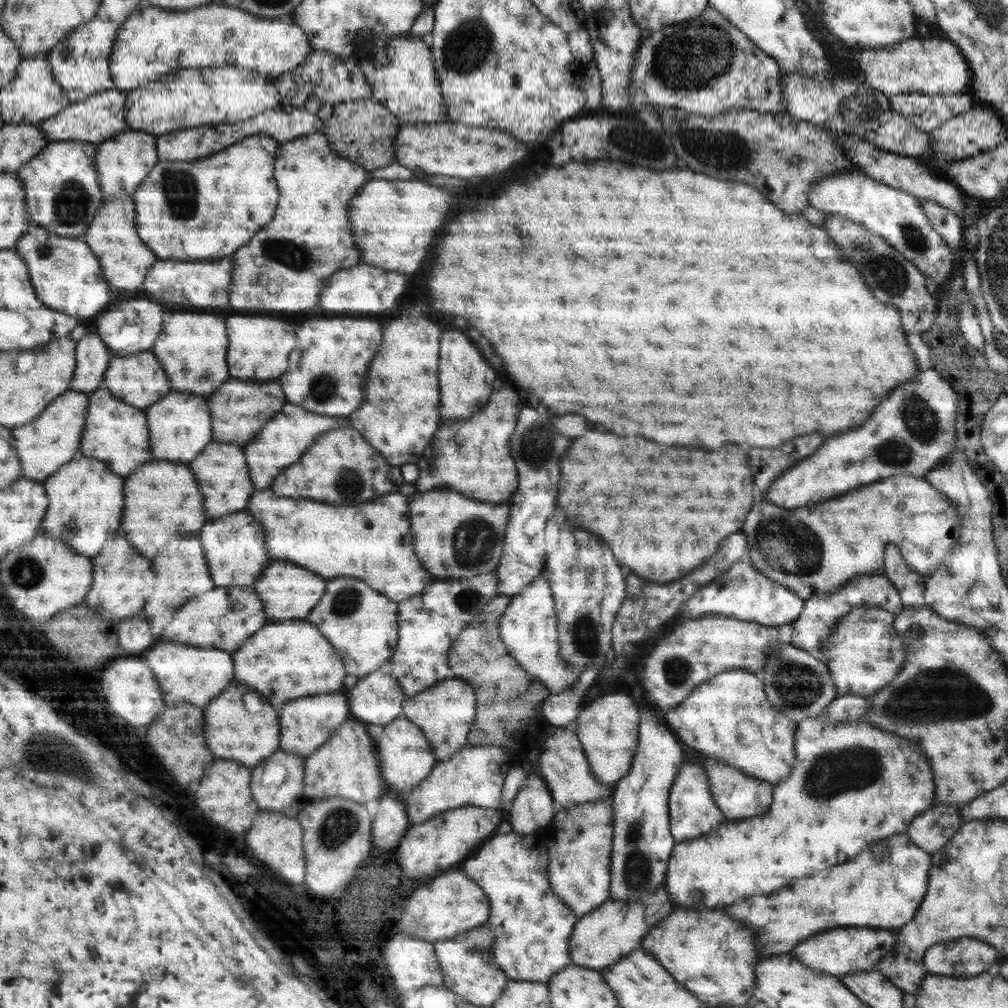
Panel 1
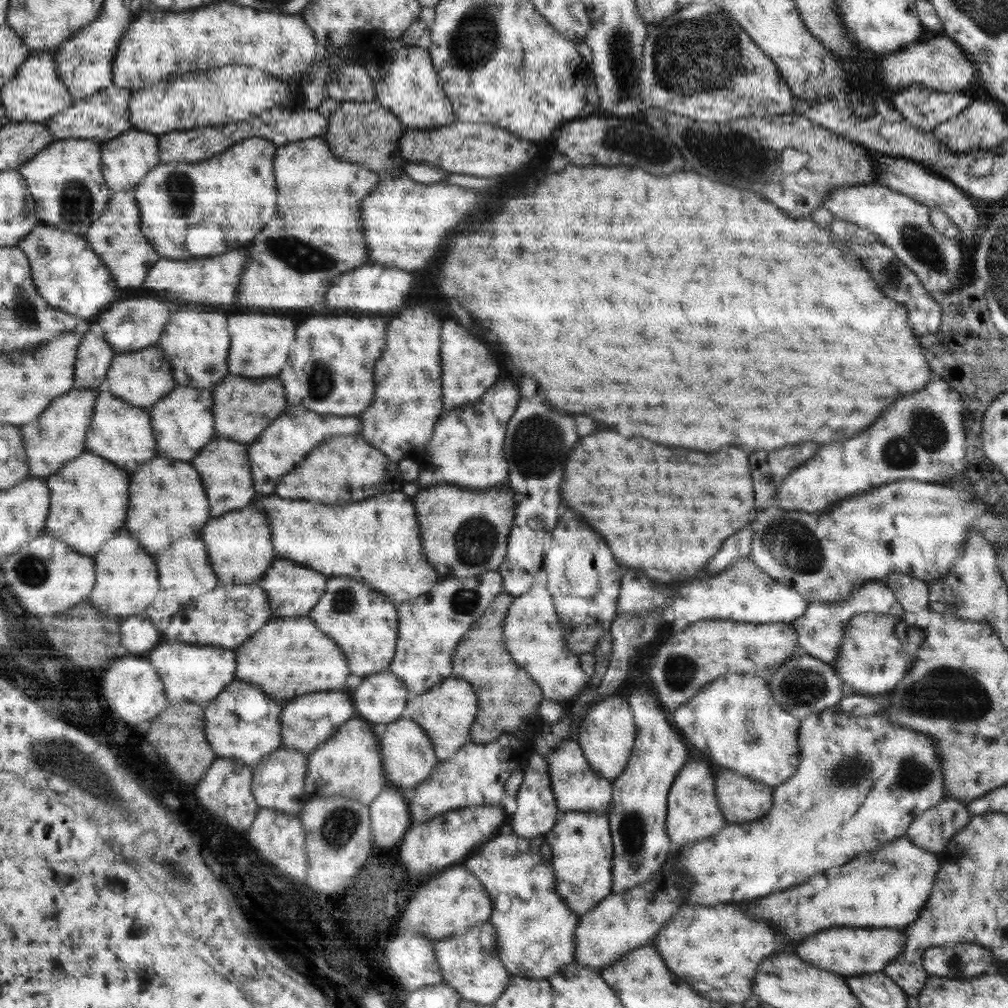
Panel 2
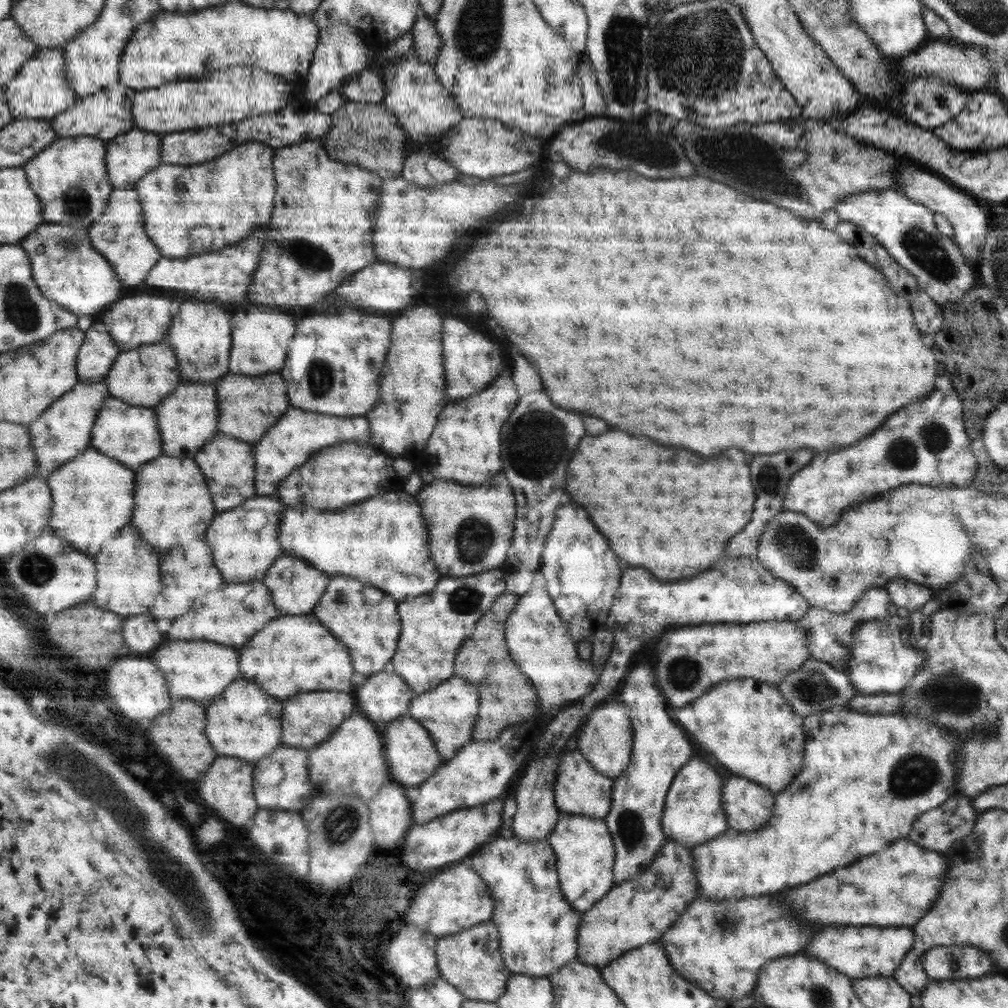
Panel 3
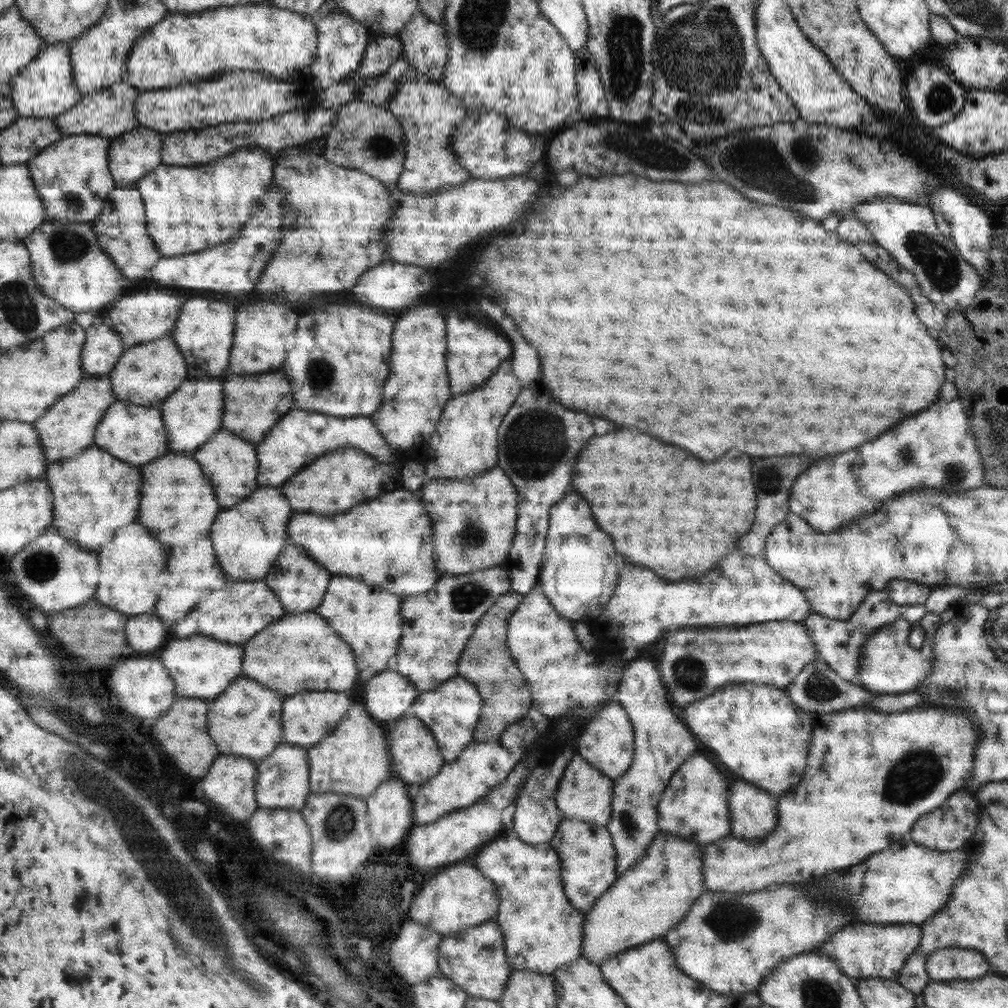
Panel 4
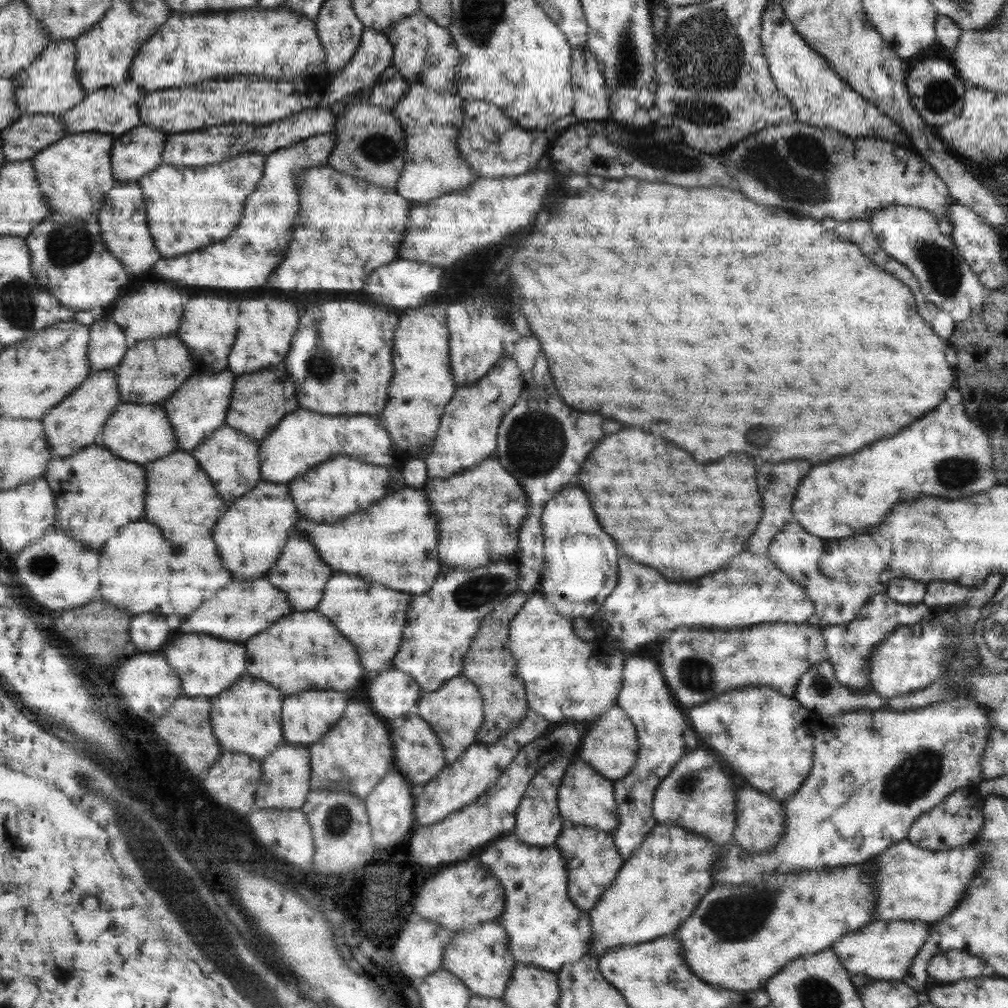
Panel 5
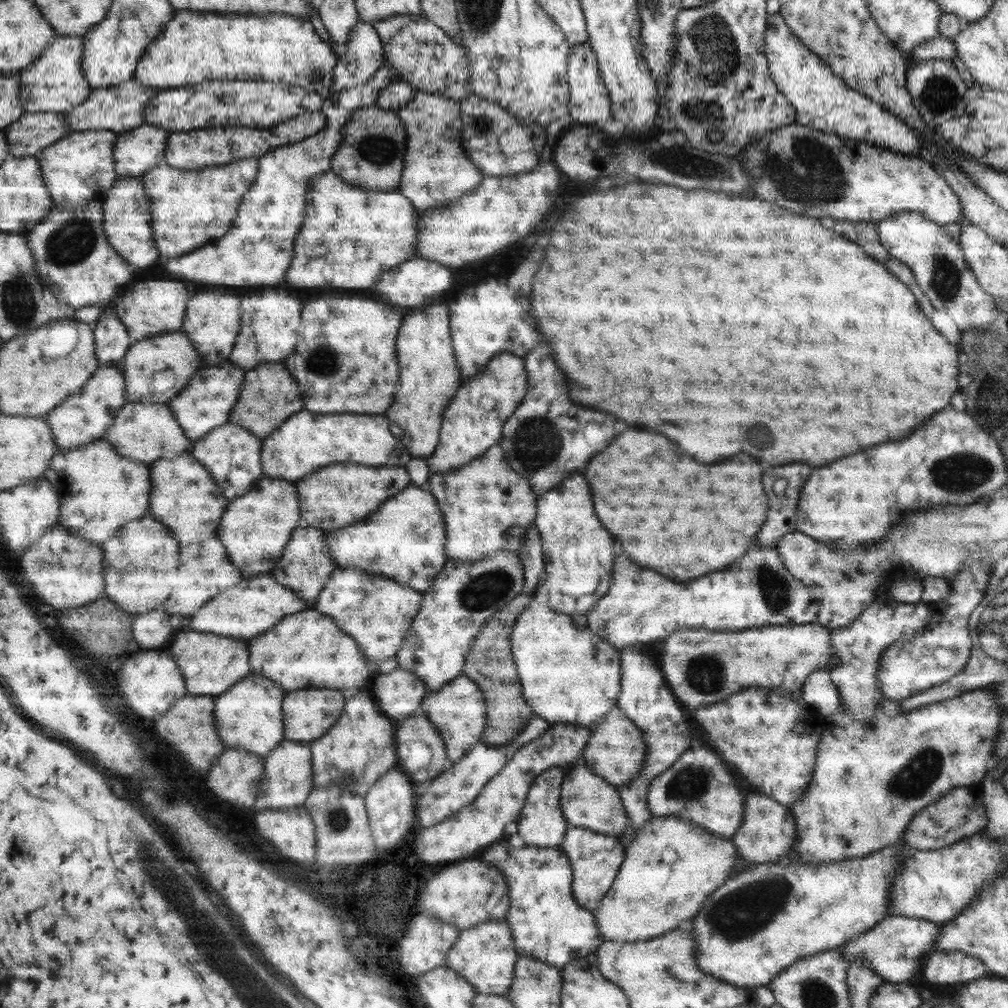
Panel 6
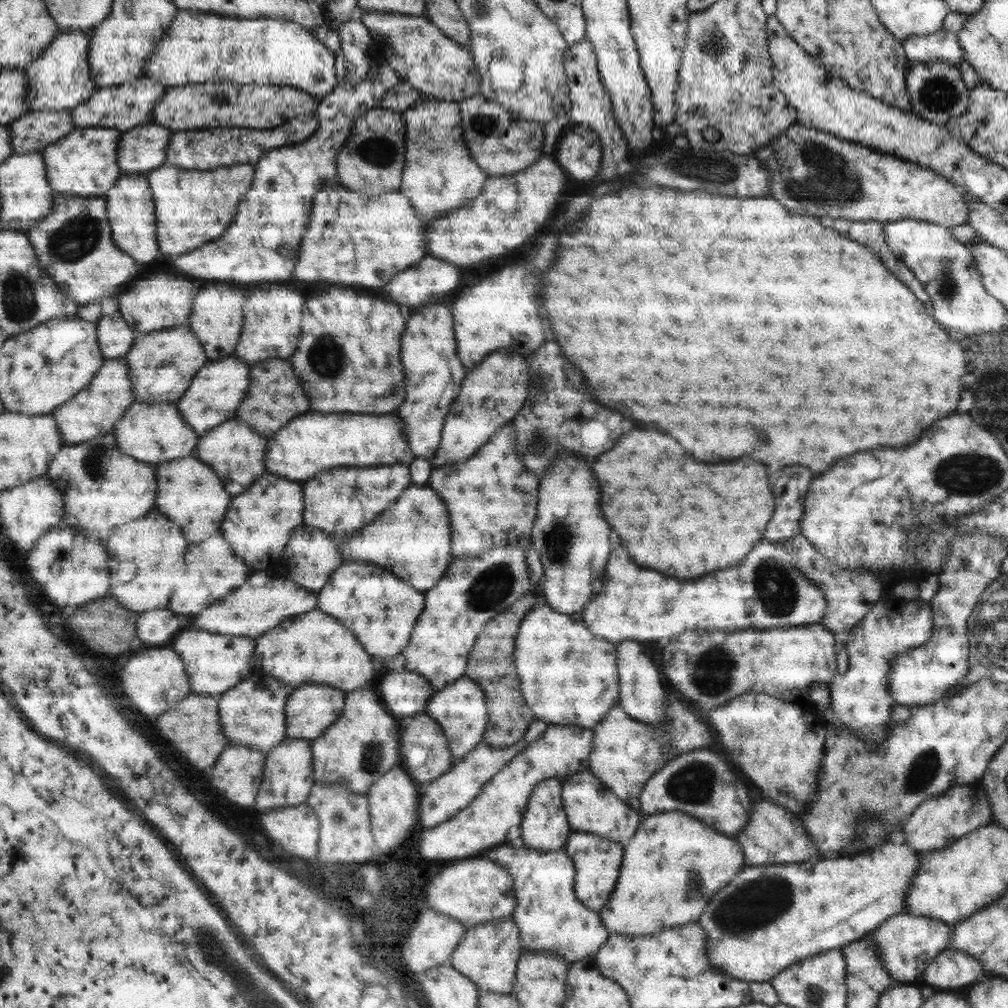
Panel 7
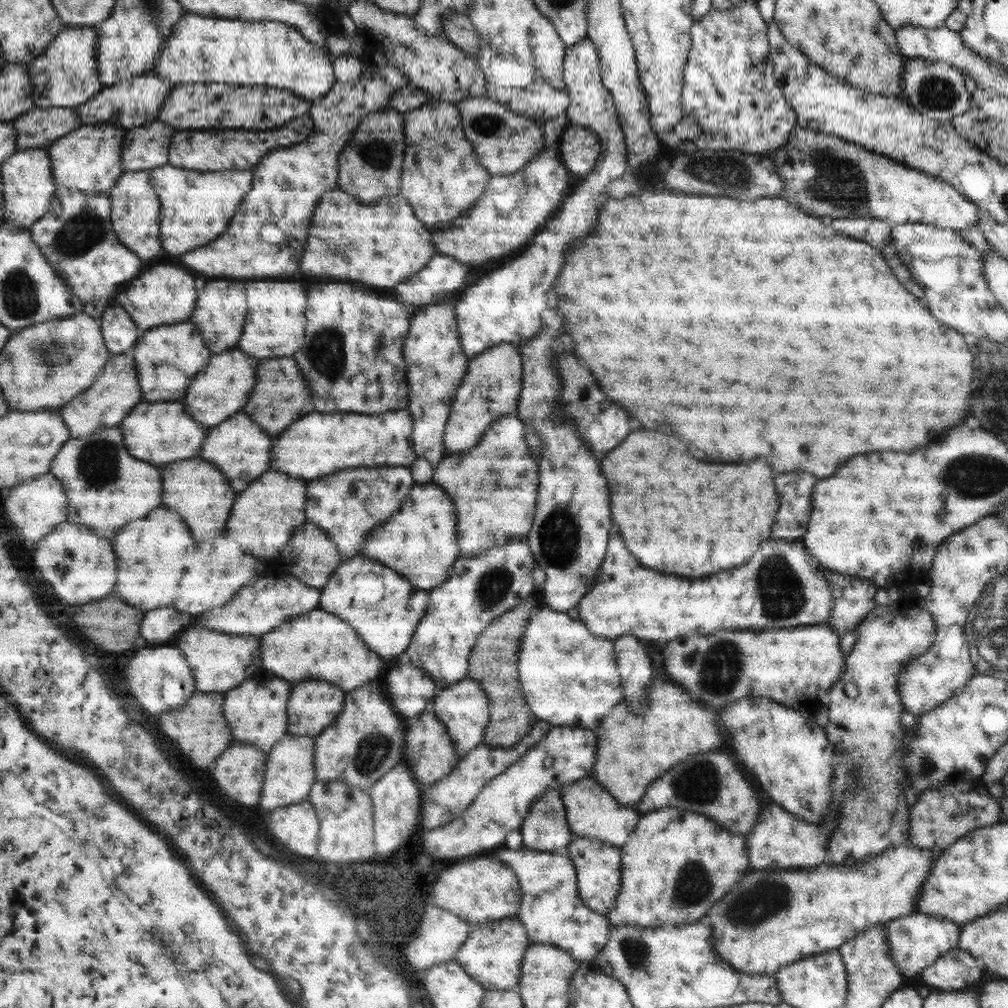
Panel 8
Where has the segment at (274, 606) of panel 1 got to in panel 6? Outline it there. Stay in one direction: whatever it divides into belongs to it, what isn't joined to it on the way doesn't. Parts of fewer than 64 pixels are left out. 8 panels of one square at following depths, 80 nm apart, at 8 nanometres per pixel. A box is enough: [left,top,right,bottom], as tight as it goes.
[273,524,336,606]

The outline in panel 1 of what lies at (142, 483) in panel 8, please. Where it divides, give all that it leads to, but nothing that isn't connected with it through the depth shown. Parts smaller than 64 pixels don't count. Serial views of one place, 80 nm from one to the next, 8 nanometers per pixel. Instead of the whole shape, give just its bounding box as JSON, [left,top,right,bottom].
[40,455,123,556]

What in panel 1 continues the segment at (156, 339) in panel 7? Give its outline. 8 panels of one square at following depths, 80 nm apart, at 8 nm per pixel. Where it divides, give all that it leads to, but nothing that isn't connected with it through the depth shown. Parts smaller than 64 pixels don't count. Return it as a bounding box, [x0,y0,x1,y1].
[102,350,171,410]

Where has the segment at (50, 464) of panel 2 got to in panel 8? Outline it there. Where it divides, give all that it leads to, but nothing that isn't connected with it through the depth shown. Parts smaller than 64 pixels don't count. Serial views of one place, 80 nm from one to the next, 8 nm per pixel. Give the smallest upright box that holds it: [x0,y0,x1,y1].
[57,354,141,437]

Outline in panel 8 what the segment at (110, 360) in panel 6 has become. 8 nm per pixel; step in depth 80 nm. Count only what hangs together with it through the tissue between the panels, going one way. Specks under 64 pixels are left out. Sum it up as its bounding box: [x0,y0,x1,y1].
[98,304,139,354]

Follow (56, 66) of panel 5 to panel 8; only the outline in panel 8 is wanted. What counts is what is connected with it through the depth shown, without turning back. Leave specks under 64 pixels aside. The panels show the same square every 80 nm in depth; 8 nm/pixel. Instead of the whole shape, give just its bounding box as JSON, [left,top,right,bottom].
[27,25,102,108]

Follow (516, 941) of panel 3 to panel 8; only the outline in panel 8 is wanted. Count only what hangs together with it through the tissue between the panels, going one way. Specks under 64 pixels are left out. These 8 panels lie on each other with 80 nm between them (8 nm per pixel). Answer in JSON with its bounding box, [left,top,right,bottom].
[491,846,611,963]

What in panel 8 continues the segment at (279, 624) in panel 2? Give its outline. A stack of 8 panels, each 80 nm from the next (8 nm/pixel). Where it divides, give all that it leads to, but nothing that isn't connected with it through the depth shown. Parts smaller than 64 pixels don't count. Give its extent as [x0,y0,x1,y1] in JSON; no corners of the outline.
[259,610,388,692]

